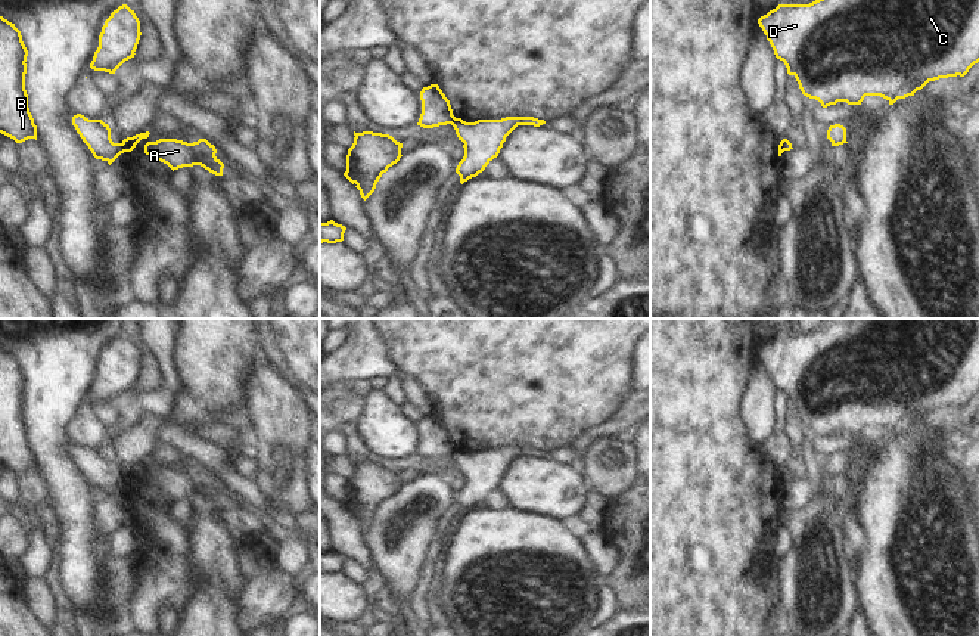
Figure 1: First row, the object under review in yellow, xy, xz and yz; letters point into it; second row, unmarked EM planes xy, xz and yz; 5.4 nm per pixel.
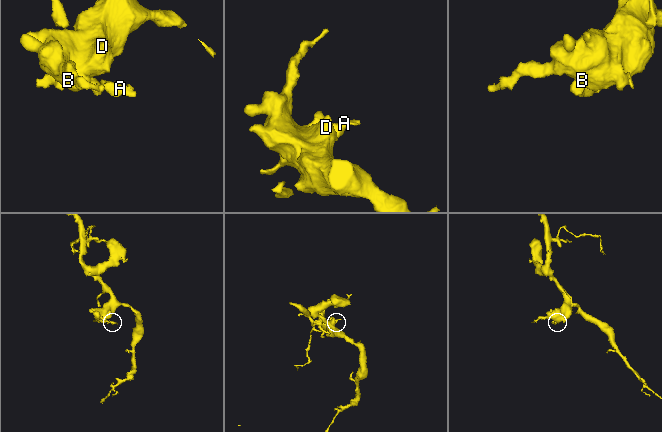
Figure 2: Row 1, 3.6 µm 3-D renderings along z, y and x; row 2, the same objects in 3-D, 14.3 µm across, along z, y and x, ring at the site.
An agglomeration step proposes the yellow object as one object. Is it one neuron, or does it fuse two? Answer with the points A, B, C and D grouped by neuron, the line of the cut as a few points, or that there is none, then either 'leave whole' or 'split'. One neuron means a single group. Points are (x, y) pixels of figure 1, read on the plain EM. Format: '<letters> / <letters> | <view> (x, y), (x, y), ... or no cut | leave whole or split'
A / B C D | xy (121, 474), (126, 481) | split

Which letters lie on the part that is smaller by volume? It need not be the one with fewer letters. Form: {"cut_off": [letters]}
{"cut_off": ["A"]}

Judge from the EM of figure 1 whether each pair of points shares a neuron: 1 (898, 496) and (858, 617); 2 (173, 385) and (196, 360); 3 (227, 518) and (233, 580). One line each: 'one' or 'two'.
1: two
2: two
3: two

